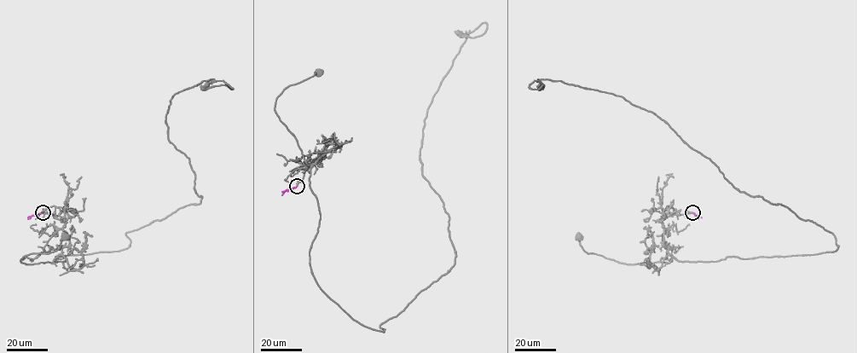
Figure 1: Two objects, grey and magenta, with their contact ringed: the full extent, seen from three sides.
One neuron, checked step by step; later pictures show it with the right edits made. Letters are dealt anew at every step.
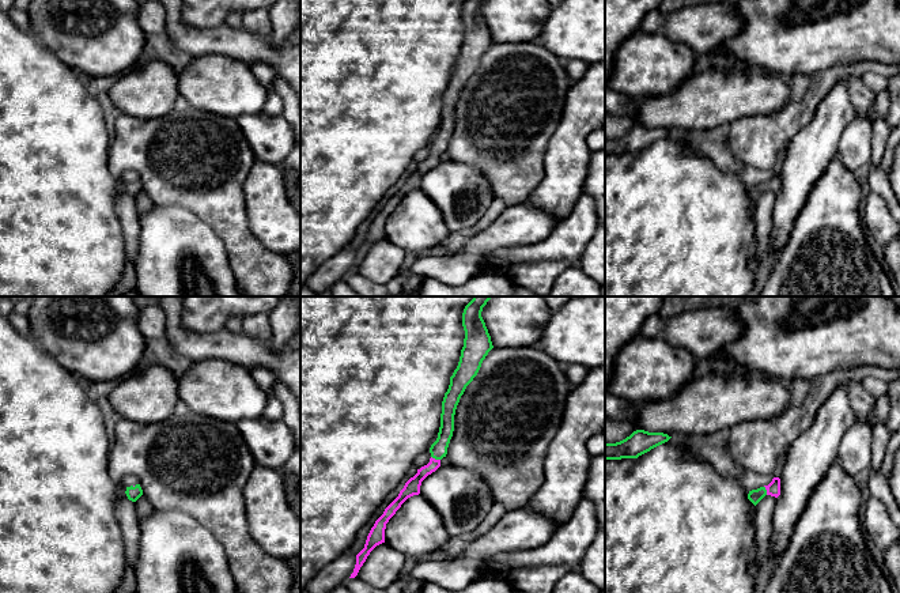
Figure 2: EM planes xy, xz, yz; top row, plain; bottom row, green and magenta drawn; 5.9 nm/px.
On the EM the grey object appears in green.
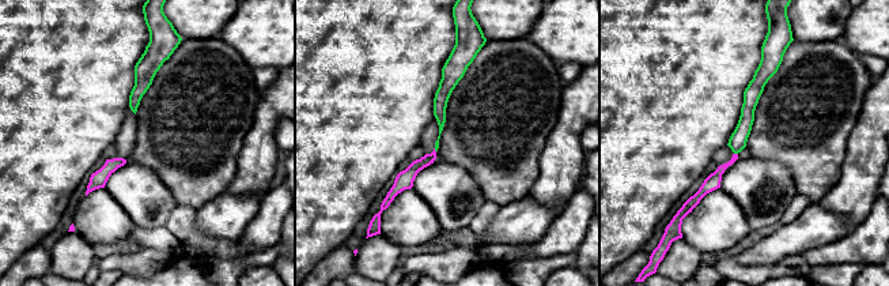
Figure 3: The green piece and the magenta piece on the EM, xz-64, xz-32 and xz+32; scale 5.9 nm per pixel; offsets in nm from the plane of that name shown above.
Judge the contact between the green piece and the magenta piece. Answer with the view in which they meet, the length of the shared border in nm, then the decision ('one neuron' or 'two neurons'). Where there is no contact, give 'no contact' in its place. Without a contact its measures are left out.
contact in xz; length 60 nm; one neuron

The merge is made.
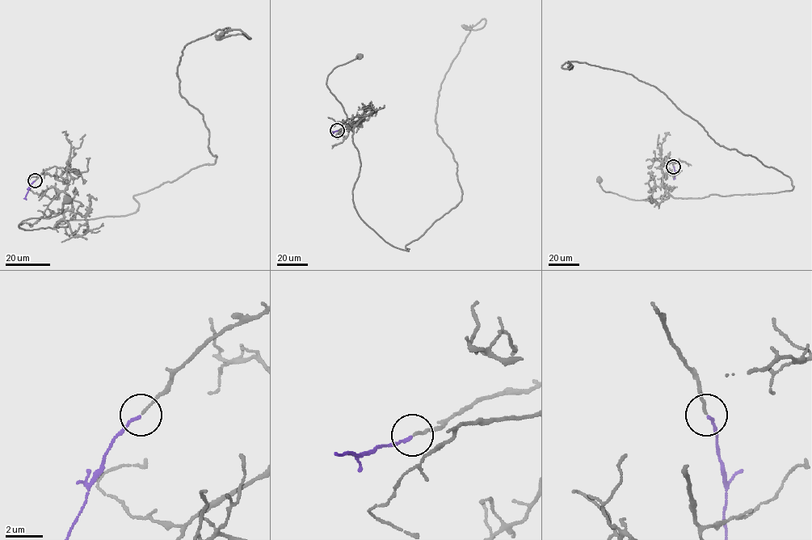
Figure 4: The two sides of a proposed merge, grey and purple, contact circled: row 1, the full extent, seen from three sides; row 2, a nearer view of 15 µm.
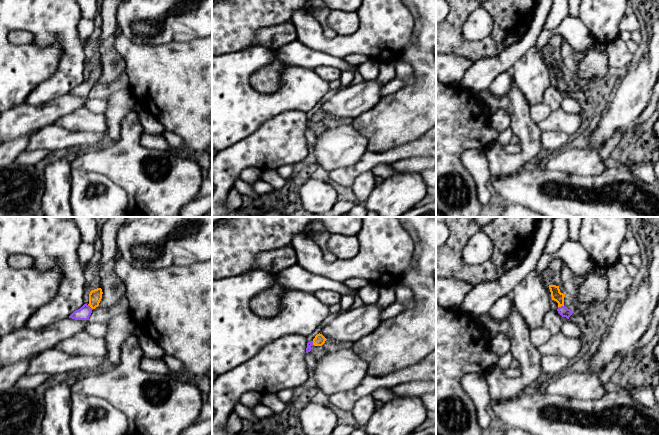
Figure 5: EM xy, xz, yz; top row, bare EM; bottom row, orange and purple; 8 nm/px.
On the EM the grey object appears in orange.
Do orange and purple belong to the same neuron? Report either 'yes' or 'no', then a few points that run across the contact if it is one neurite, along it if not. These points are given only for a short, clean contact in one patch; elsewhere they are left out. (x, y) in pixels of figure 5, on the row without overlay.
yes | yz (556, 71), (560, 76), (560, 82), (563, 87)

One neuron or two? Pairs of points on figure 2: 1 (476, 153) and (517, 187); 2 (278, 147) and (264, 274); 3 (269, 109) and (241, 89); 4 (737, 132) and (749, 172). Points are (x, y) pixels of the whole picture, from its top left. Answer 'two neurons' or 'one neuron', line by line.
1: one neuron
2: two neurons
3: two neurons
4: two neurons

